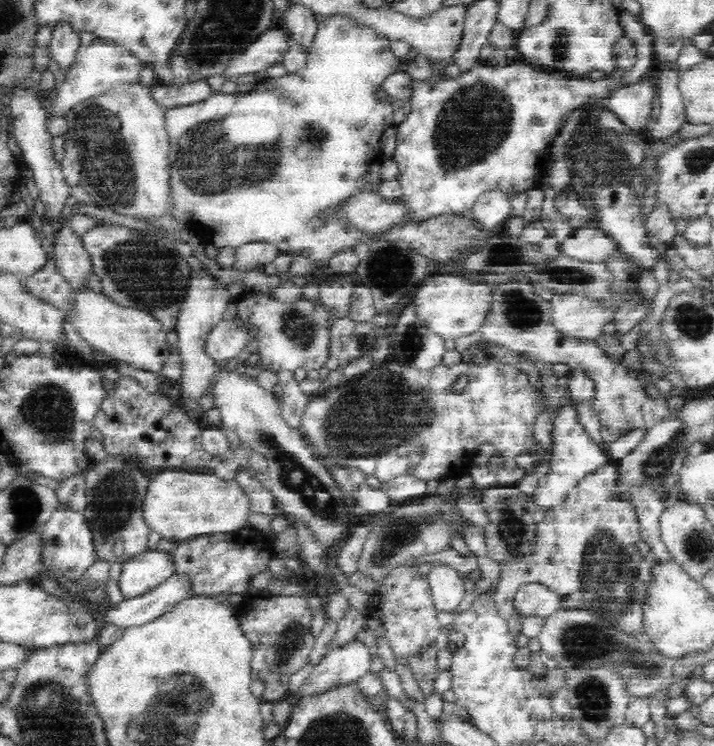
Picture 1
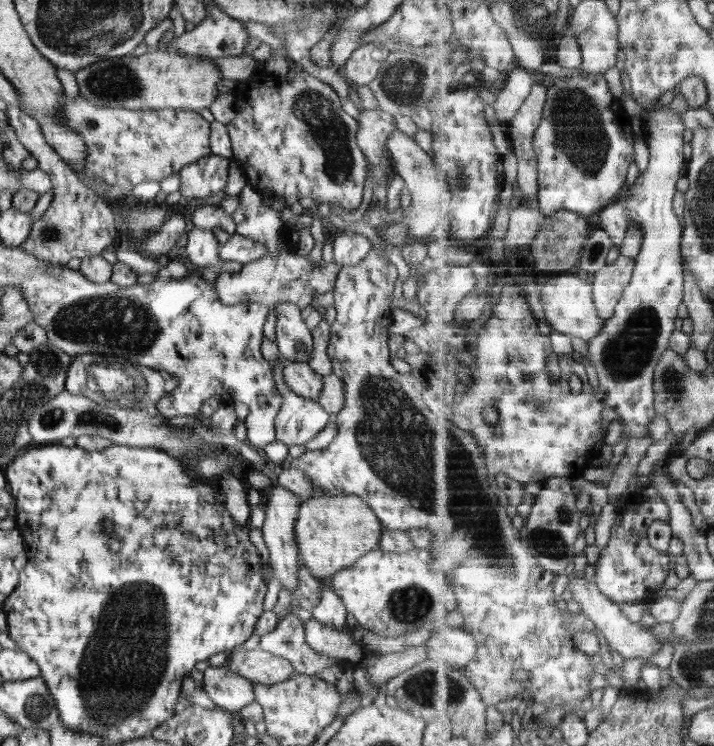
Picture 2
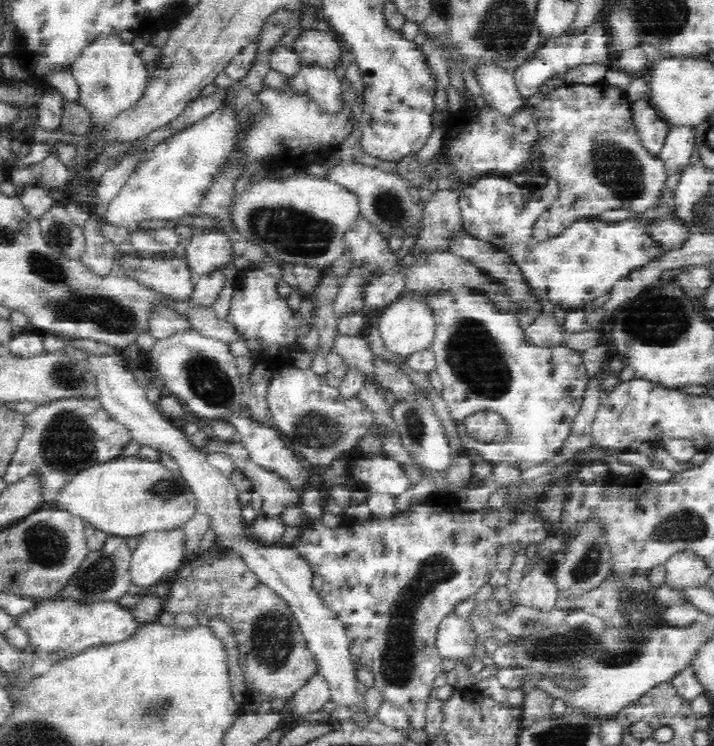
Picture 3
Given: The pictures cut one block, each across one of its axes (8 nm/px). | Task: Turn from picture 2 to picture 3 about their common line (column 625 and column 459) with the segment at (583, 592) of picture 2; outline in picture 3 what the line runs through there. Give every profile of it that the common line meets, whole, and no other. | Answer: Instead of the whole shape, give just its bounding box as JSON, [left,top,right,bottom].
[435,610,477,659]

